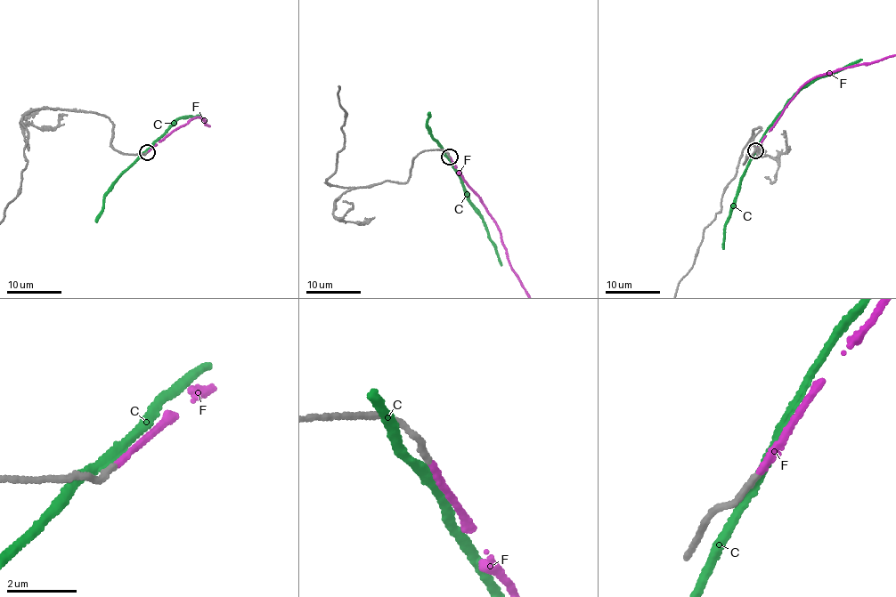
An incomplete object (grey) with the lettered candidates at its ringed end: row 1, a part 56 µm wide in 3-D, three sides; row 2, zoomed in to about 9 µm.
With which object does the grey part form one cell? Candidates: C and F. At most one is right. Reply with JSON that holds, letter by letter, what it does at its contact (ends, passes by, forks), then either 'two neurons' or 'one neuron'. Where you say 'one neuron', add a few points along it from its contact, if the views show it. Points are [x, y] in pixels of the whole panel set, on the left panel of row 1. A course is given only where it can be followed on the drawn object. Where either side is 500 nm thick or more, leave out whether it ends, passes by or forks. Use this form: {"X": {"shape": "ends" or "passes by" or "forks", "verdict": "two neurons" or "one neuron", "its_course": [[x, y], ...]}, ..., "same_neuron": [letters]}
{"C": {"shape": "passes by", "verdict": "two neurons"}, "F": {"shape": "ends", "verdict": "one neuron"}, "same_neuron": ["F"]}

